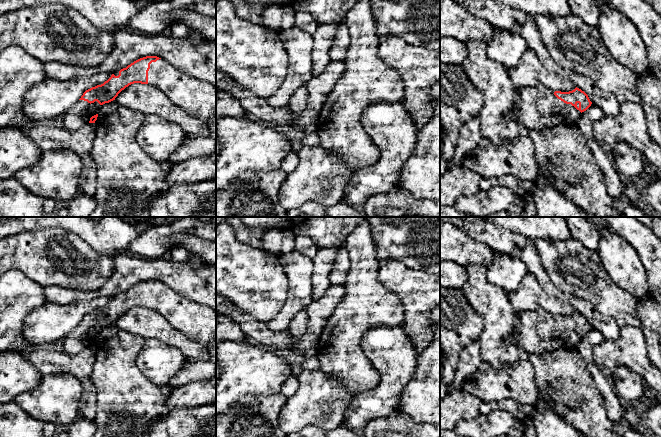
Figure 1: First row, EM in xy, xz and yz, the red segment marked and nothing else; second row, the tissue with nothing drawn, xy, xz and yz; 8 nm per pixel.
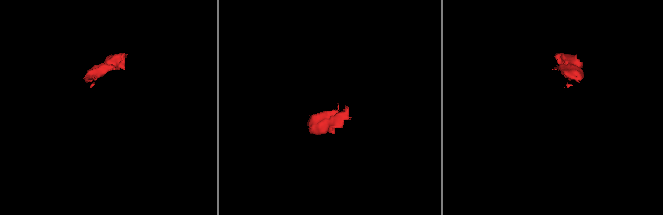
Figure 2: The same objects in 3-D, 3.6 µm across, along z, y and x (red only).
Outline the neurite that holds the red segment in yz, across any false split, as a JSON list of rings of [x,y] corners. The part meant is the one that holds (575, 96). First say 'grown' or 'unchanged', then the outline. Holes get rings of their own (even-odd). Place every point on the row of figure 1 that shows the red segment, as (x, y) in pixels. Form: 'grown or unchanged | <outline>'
grown | [[[517,87],[518,103],[508,113],[528,129],[545,131],[559,125],[576,125],[581,114],[592,104],[588,95],[579,88],[569,92],[551,91],[545,87]]]

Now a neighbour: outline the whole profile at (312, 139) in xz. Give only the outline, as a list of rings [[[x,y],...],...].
[[[312,132],[303,136],[300,146],[319,146],[320,138],[317,132]]]

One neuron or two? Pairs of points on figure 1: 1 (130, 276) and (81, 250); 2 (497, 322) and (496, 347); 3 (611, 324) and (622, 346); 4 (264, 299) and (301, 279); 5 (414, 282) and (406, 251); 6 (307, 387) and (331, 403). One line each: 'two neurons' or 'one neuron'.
1: two neurons
2: one neuron
3: two neurons
4: two neurons
5: two neurons
6: one neuron

